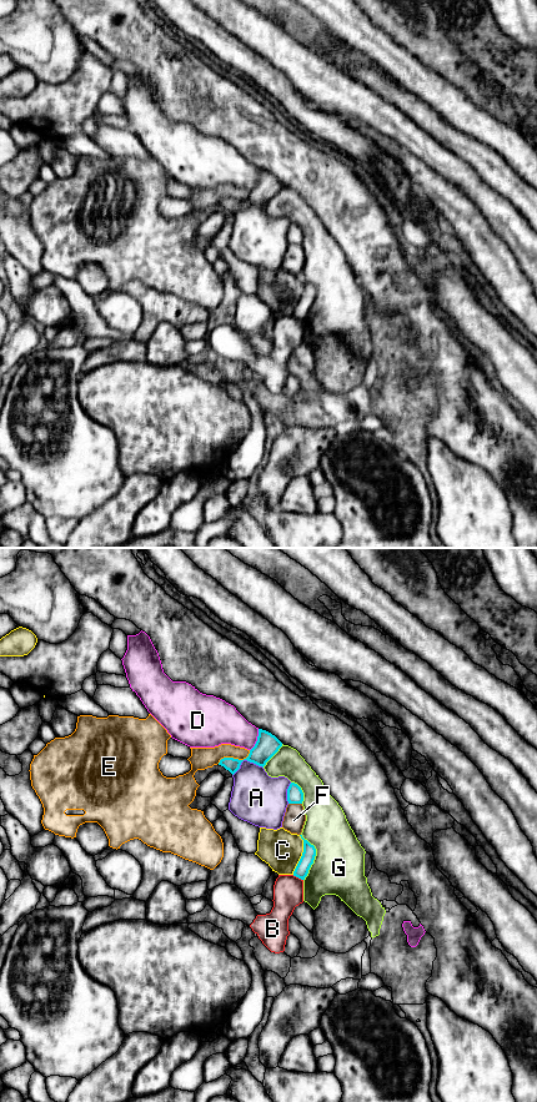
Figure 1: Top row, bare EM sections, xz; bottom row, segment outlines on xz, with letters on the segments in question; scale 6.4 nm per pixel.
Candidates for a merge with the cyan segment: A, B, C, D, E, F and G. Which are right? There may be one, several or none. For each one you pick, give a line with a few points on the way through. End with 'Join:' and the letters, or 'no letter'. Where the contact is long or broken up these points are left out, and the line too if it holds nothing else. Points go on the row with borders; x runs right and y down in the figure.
Join: no letter

